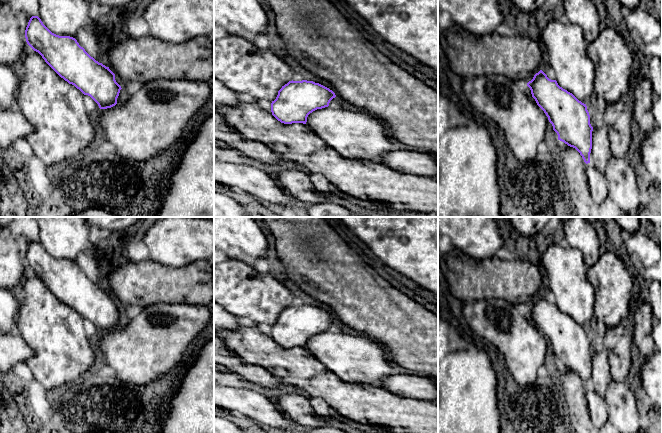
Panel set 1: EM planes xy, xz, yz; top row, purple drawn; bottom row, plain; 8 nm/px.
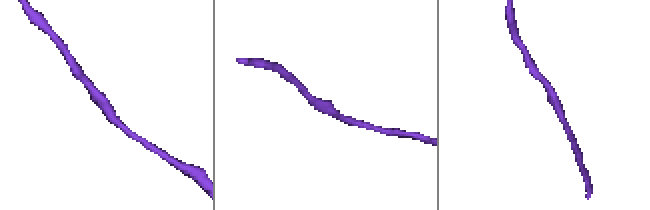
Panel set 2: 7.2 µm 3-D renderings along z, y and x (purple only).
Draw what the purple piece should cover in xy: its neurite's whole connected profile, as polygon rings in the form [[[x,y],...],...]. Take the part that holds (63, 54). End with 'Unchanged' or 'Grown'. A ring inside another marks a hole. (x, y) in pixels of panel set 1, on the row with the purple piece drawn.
[[[32,16],[25,30],[27,44],[38,52],[45,62],[65,81],[74,85],[84,95],[90,96],[100,109],[107,109],[117,104],[121,86],[115,80],[115,74],[102,63],[91,57],[77,40],[70,36],[52,33],[38,16]]]. Unchanged

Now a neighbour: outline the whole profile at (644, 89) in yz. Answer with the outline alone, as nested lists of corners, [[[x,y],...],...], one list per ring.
[[[648,58],[649,76],[639,78],[633,92],[633,119],[645,133],[657,127],[652,113],[653,96],[662,96],[662,60]]]

